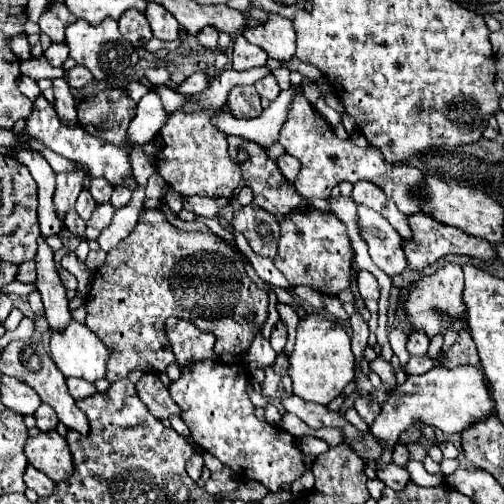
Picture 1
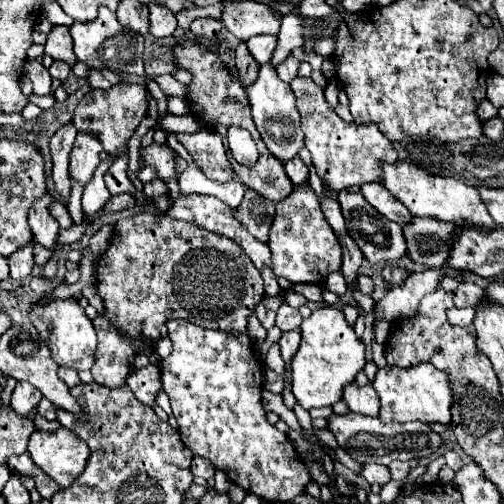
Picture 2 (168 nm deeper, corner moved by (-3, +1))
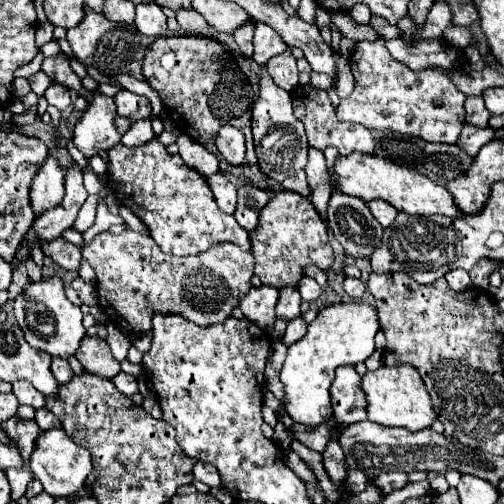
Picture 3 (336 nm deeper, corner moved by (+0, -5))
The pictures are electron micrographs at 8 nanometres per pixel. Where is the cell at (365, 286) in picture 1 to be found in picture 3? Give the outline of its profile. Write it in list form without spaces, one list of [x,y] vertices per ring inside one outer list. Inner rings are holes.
[[[346,277],[346,279],[344,279],[344,291],[346,291],[352,299],[362,299],[362,295],[364,295],[364,291],[366,291],[366,285],[364,285],[360,279]]]

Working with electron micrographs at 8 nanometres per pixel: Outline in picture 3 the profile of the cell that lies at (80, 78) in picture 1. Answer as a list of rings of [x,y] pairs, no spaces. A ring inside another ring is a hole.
[[[120,91],[114,99],[116,99],[118,115],[126,117],[130,123],[136,123],[140,119],[152,119],[152,107],[146,97],[134,95],[128,91]]]

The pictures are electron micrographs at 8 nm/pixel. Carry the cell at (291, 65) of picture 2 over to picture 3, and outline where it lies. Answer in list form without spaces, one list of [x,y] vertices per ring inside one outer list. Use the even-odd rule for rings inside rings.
[[[286,49],[280,55],[274,55],[266,63],[268,75],[274,79],[274,83],[288,93],[292,93],[298,87],[298,69],[296,69],[296,59],[290,49]]]

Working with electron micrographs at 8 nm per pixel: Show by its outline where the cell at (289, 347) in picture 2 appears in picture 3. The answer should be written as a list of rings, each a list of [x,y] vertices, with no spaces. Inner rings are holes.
[[[300,317],[290,319],[288,327],[286,327],[286,335],[284,335],[284,345],[296,343],[296,339],[302,339],[302,335],[306,335],[306,321]]]

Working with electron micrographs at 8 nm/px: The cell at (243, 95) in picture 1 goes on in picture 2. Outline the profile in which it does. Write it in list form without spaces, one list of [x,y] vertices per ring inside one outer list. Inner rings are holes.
[[[241,43],[235,49],[235,61],[237,61],[237,79],[241,81],[241,85],[253,85],[257,81],[257,73],[259,73],[259,65],[253,61],[251,53],[245,49],[245,43]]]

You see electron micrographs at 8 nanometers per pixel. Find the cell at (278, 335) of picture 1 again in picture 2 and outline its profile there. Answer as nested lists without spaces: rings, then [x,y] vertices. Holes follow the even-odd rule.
[[[281,305],[281,309],[277,311],[277,327],[285,333],[285,331],[295,331],[301,325],[301,313],[289,305]]]

